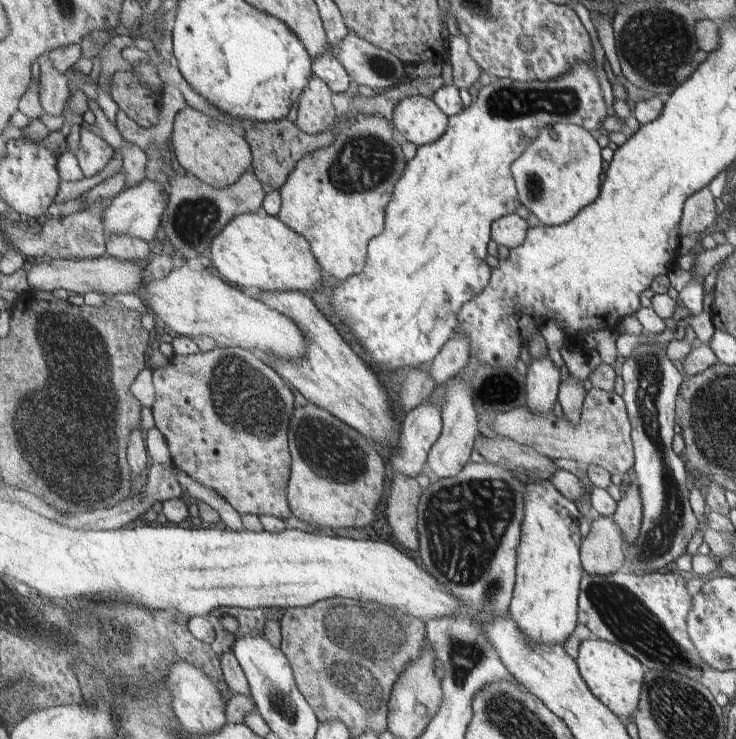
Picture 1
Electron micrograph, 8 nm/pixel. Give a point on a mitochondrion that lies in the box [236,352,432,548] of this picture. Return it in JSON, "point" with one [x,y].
{"point":[331,454]}

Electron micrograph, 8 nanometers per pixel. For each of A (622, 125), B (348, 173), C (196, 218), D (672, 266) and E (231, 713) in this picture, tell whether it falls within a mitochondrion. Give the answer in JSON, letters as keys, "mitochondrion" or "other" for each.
{"A":"other","B":"mitochondrion","C":"mitochondrion","D":"other","E":"other"}

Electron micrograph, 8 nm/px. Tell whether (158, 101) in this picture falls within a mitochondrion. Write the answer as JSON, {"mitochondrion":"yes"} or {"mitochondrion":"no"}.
{"mitochondrion":"no"}

